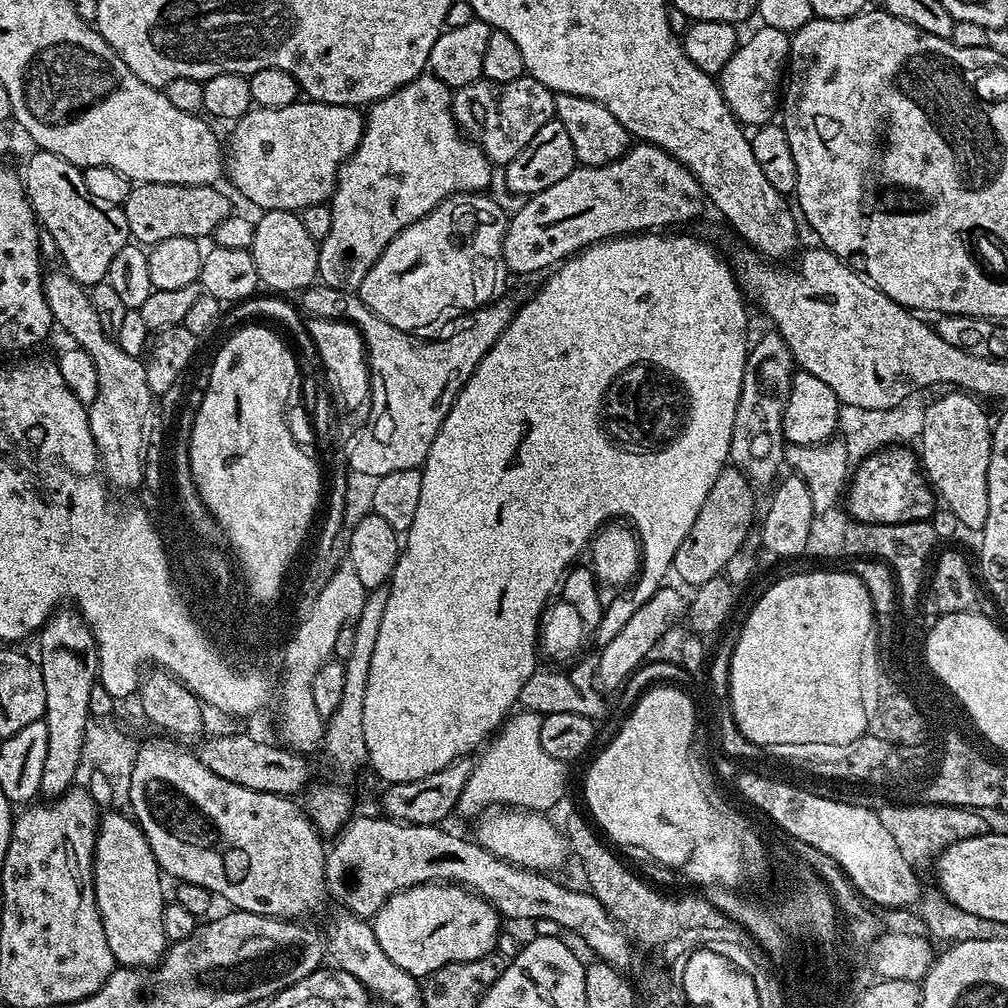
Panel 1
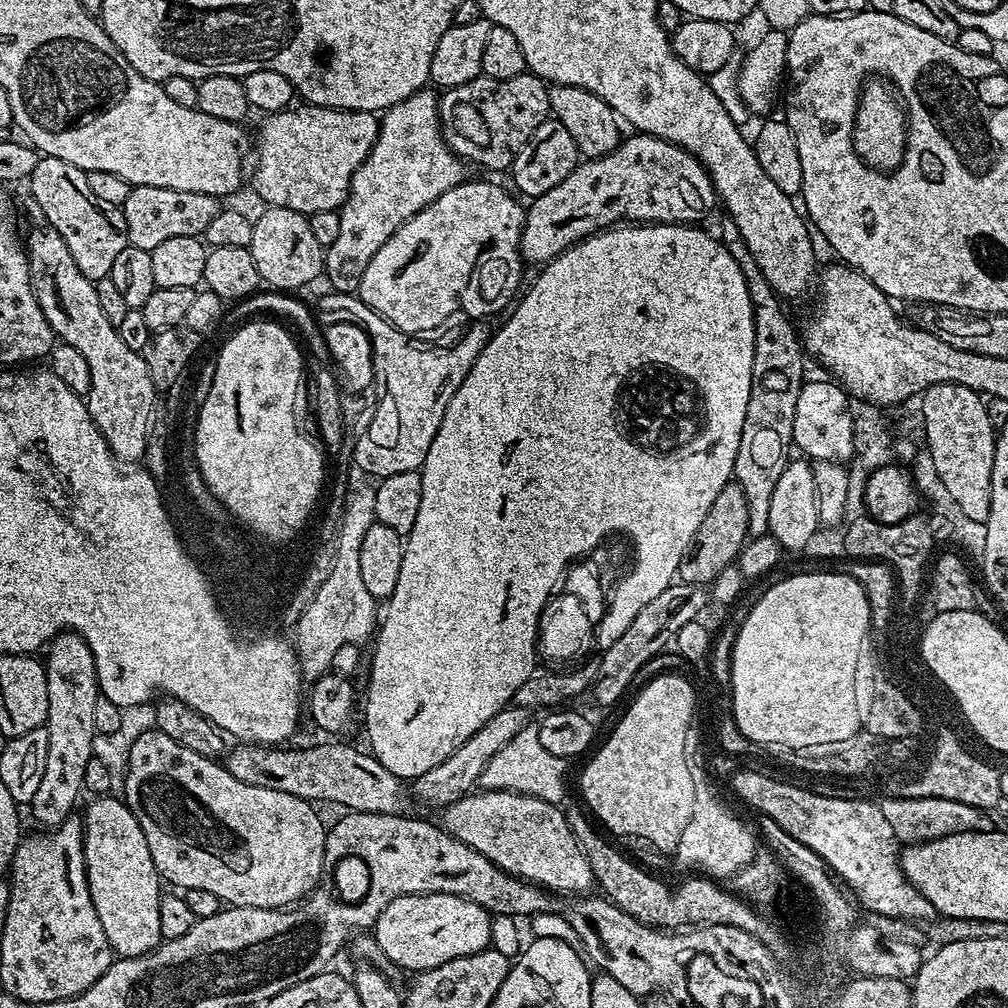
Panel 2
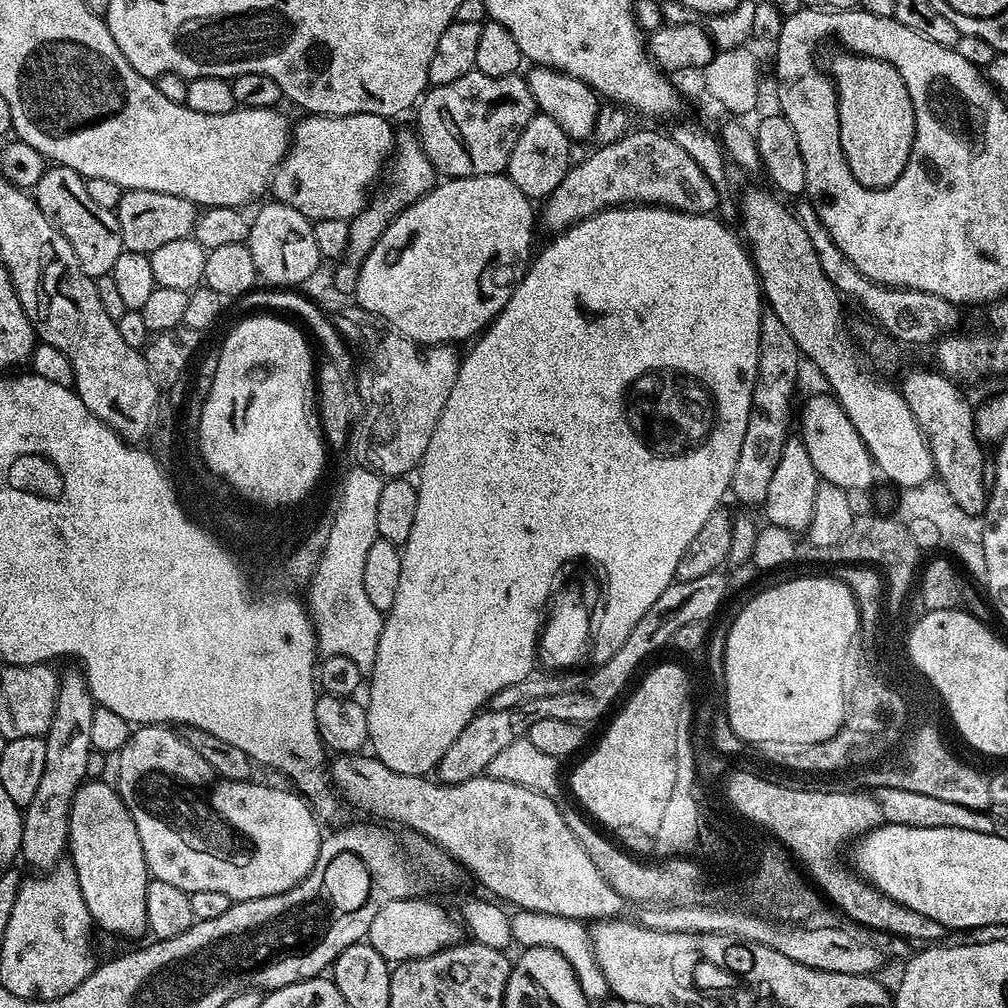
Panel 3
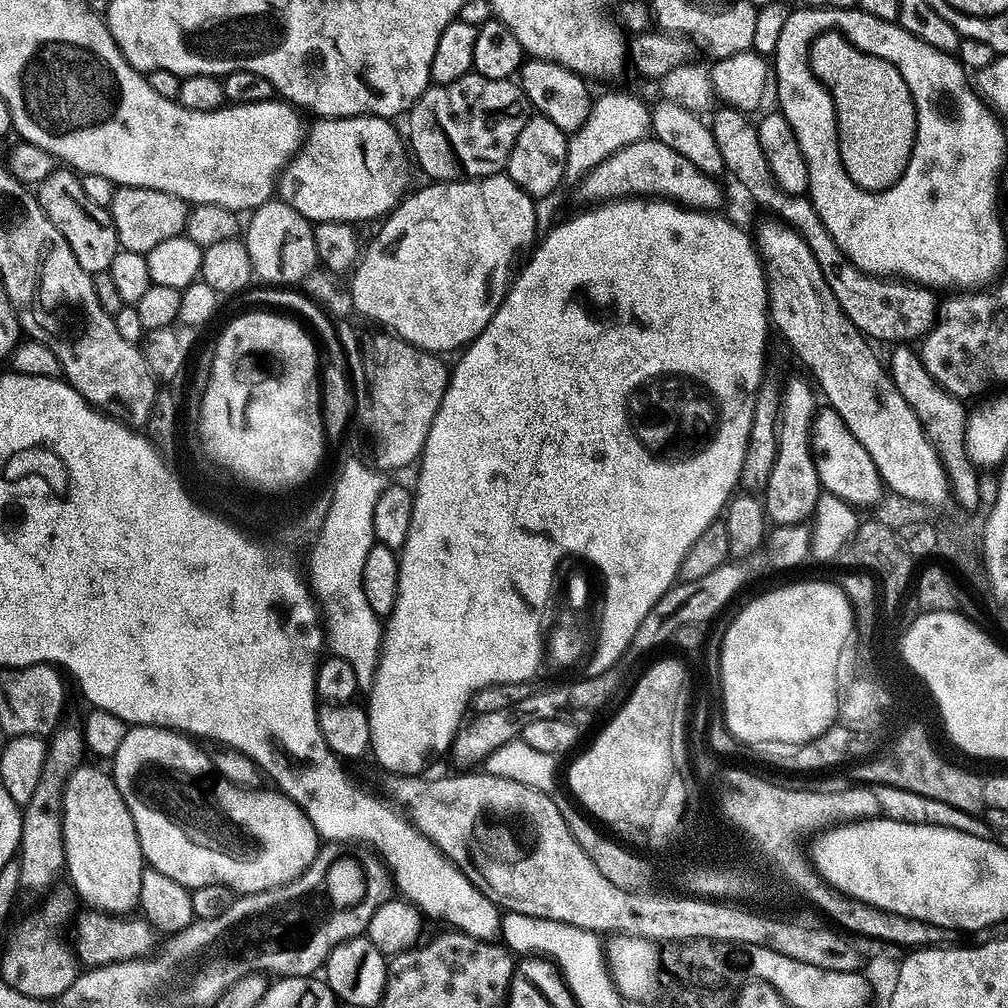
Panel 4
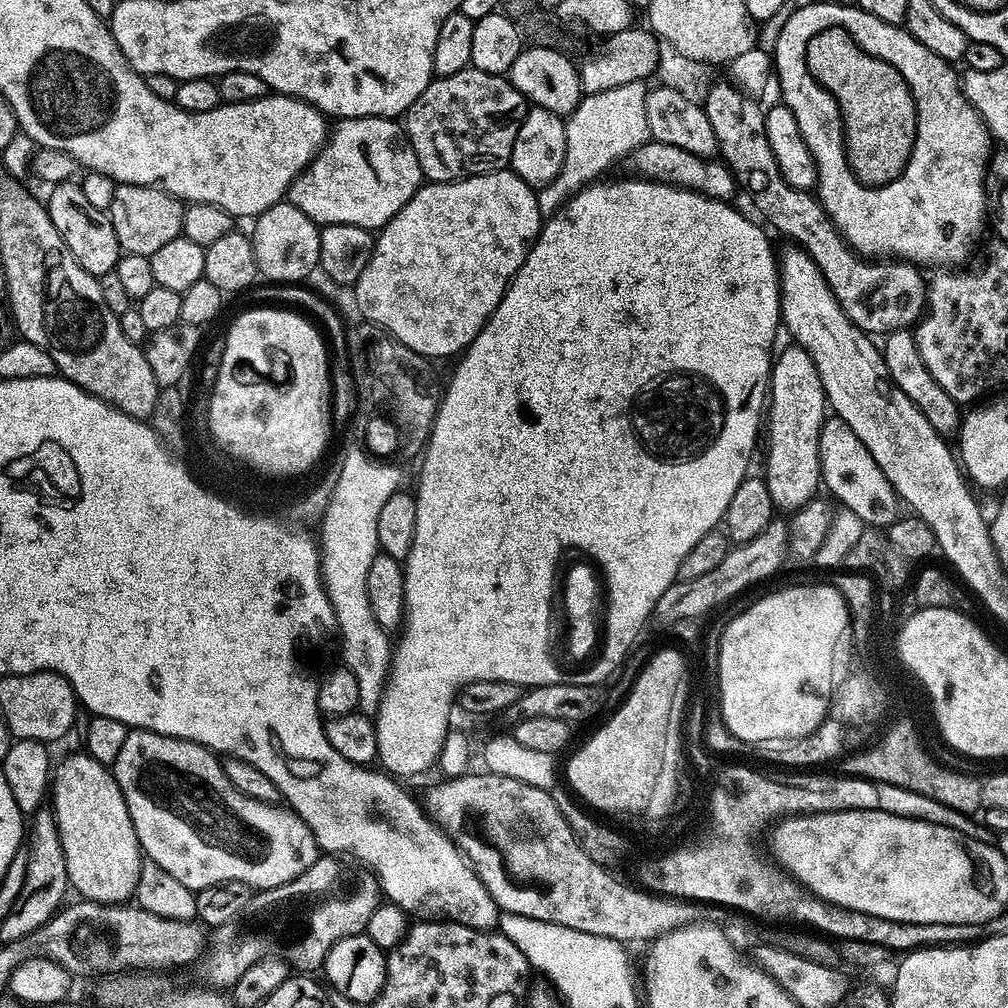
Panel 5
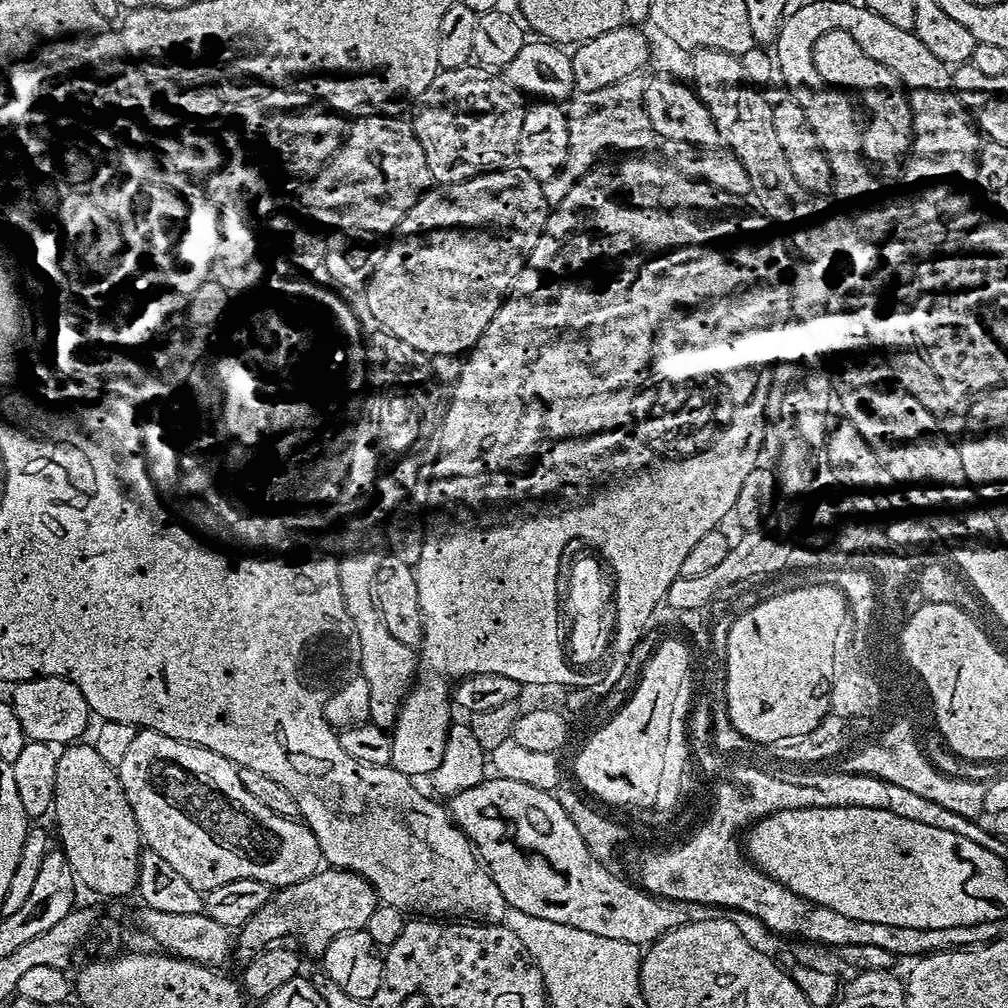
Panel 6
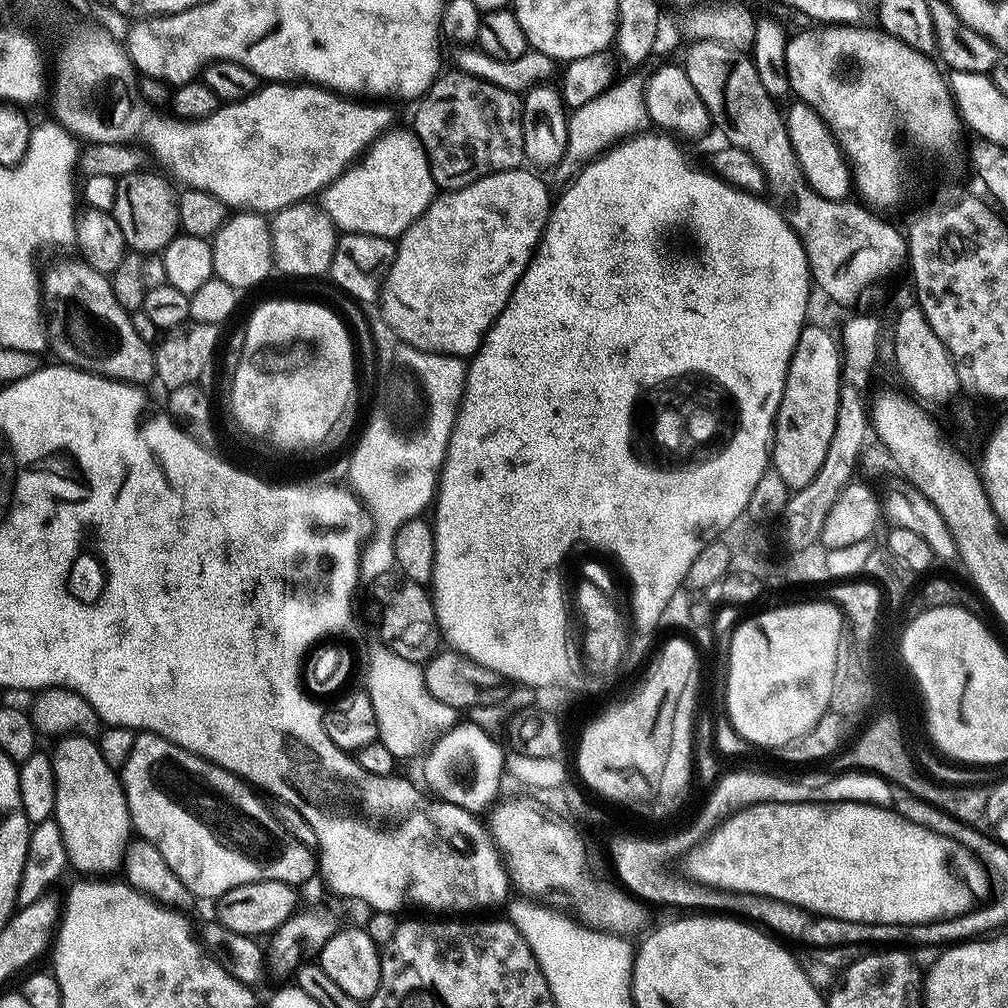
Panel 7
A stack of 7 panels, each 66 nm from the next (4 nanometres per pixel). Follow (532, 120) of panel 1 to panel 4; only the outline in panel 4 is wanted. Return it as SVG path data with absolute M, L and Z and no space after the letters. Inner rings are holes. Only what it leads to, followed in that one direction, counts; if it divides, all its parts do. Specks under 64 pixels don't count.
M473 70L456 82L437 84L426 89L407 113L406 140L410 145L411 155L412 152L416 155L417 162L433 181L447 182L463 180L465 177L494 176L507 169L508 156L514 150L514 142L518 142L518 134L522 134L522 126L526 126L529 115L528 99L515 79L495 80L479 76Z

